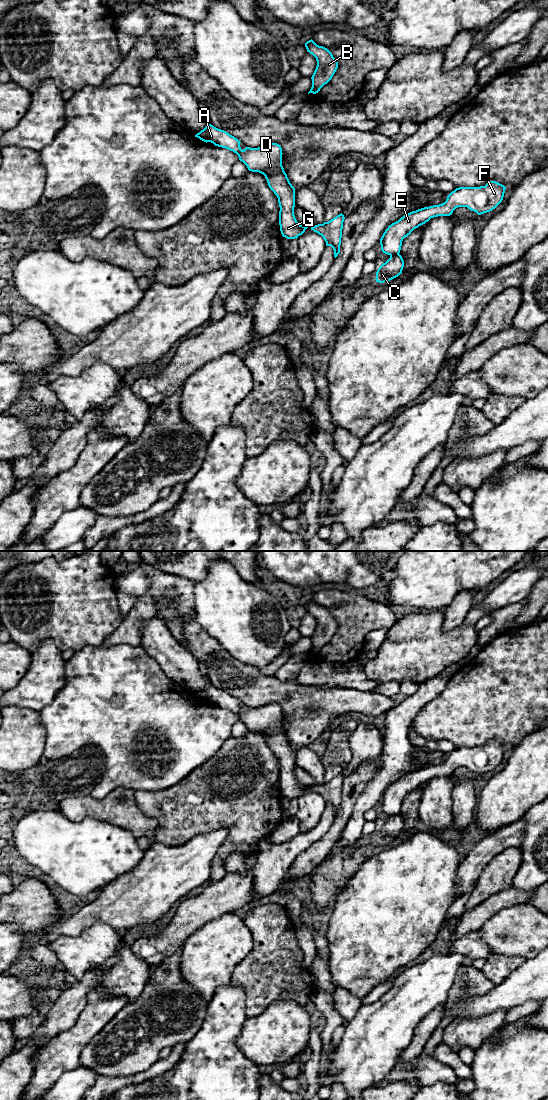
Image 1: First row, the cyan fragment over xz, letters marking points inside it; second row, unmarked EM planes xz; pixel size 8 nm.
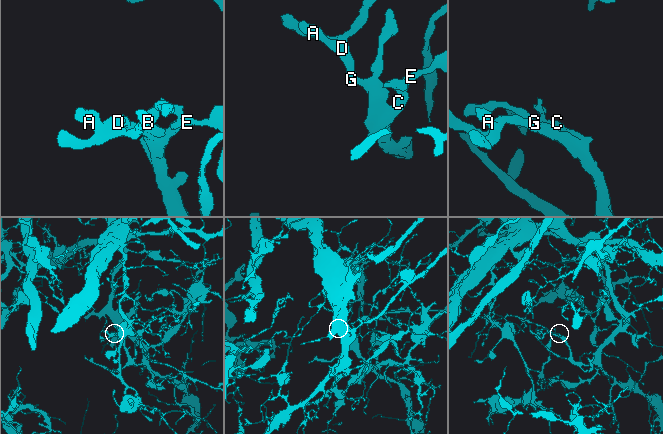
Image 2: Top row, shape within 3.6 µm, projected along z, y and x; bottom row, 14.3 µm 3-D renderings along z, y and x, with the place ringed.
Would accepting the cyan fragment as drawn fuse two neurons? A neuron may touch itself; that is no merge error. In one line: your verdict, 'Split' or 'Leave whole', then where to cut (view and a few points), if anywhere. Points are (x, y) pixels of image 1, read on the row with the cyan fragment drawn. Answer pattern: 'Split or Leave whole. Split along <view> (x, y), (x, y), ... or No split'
Split. Split along xz (398, 253), (390, 256)

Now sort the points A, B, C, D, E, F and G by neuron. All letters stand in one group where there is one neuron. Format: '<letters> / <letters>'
A B C D G / E F

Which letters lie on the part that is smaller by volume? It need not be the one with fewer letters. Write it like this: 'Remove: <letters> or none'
Remove: E, F

